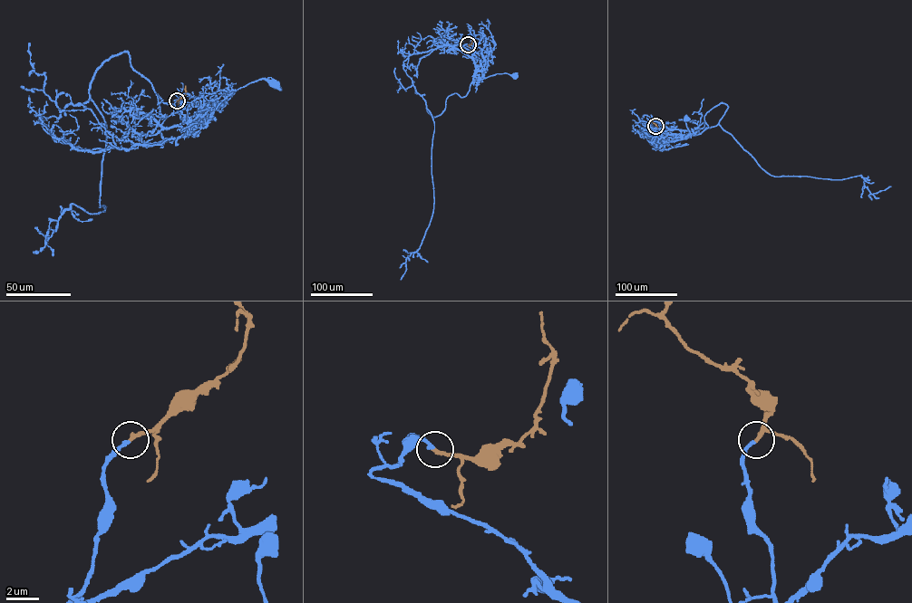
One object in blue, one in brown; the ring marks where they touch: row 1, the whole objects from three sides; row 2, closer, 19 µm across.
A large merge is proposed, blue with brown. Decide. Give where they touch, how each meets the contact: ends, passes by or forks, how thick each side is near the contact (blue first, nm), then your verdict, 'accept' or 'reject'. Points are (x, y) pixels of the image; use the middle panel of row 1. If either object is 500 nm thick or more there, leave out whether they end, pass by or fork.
(468, 44) | blue ends | brown ends | 200/260 nm | accept

